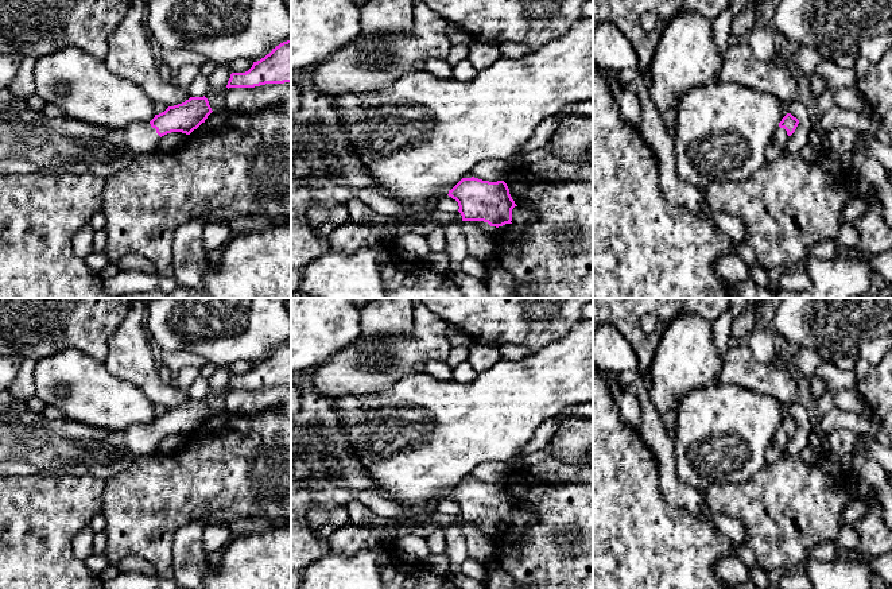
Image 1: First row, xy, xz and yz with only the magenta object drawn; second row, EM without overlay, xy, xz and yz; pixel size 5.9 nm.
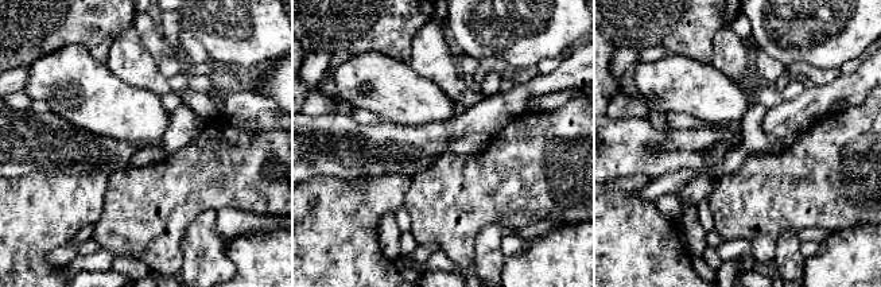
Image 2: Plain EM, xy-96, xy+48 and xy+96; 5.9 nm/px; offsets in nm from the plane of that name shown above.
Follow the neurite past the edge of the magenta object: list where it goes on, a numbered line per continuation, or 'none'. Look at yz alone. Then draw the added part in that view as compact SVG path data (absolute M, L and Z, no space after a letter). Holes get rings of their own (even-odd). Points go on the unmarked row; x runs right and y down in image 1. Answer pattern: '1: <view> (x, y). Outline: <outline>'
1: yz (780, 440). Outline: M777 429L772 439L773 445L779 449L780 453L786 453L786 446L788 443L788 437L784 430Z

